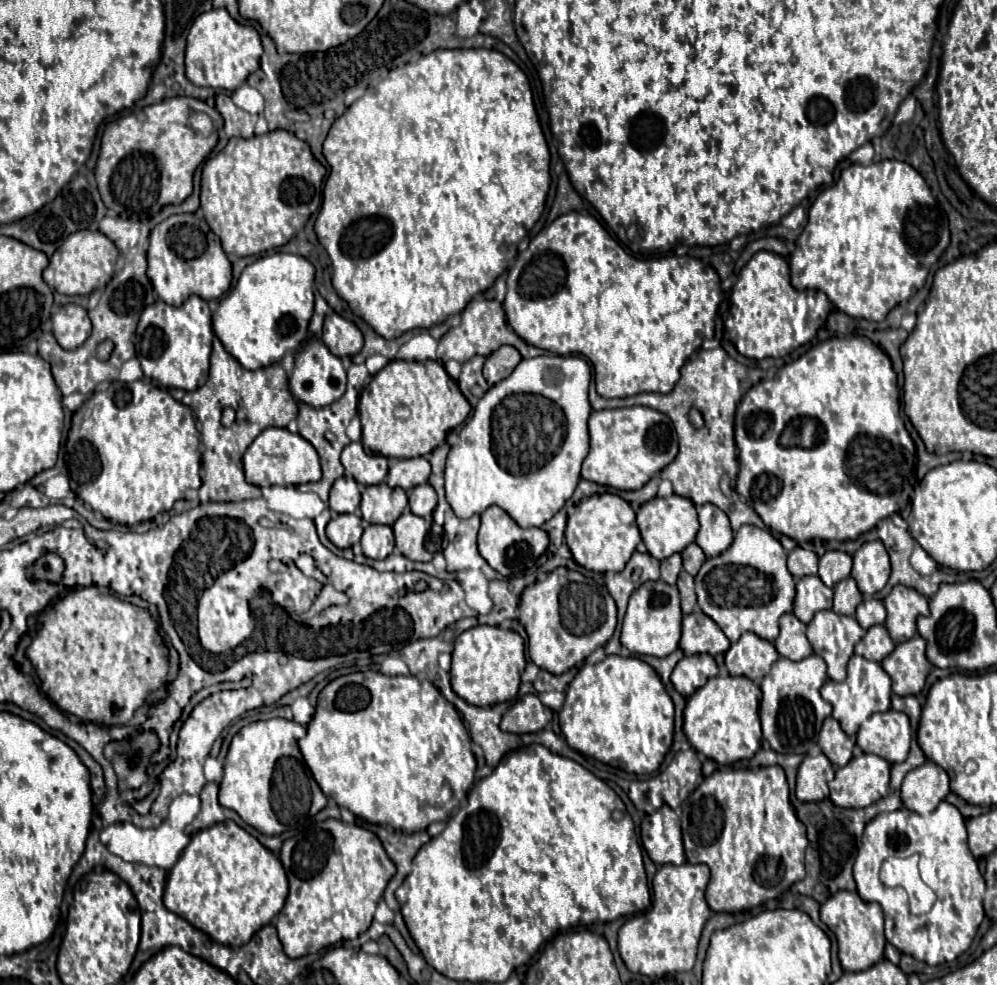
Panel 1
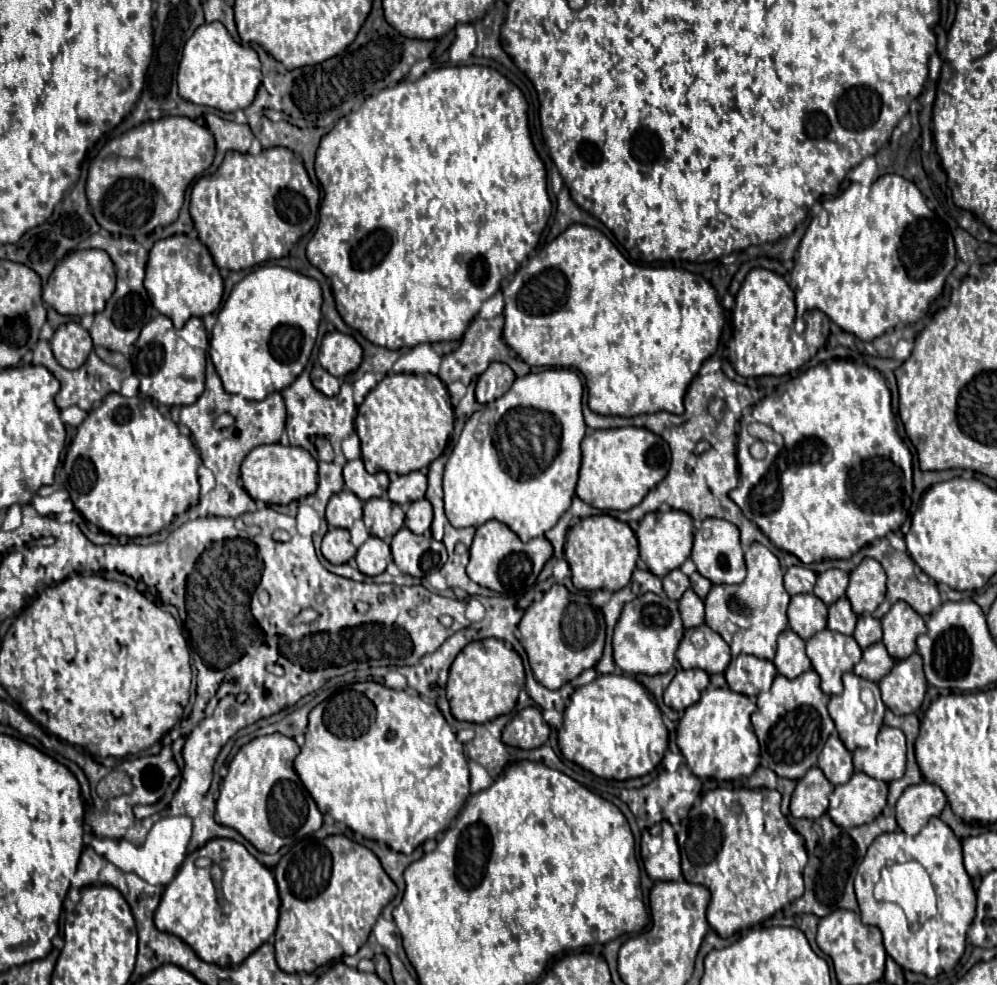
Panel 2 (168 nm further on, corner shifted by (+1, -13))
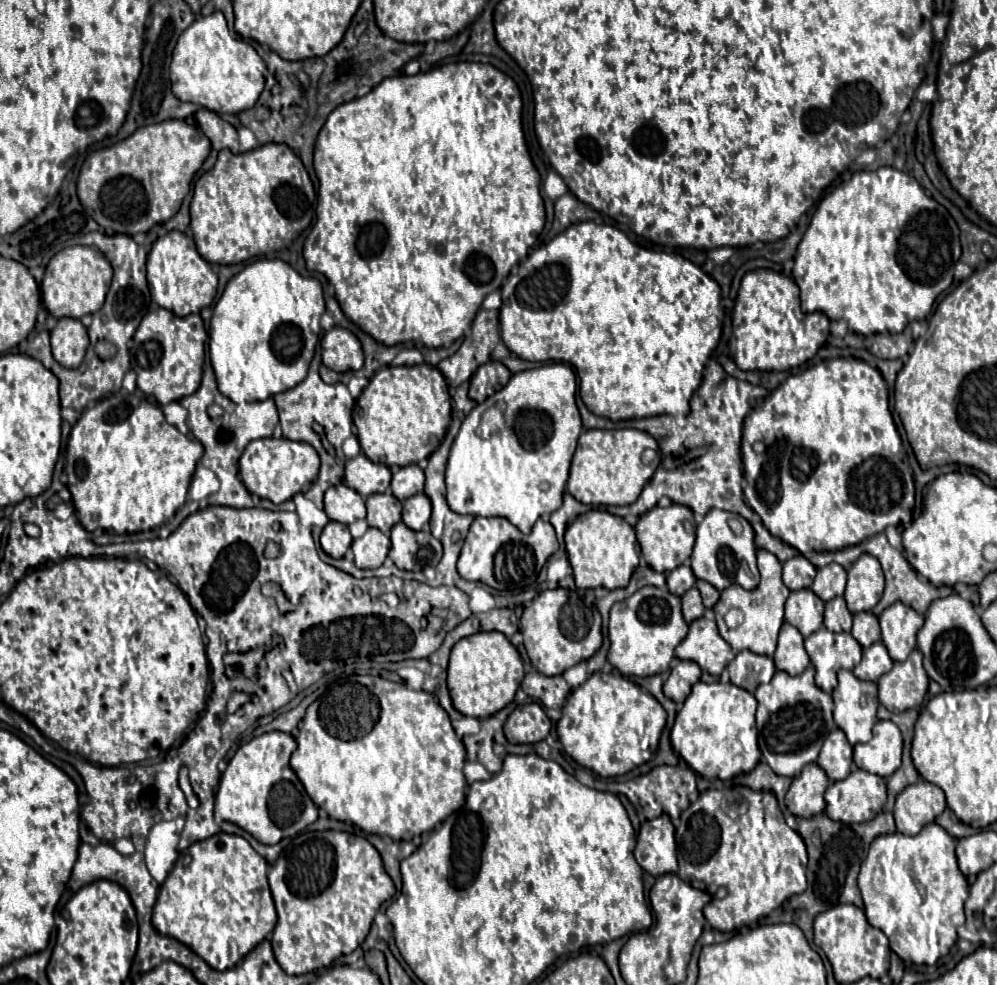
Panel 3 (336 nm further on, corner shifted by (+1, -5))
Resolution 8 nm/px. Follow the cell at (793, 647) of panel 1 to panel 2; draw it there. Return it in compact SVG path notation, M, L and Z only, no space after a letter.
M784 629L778 637L778 651L774 657L774 665L778 673L782 673L788 679L794 679L802 675L804 671L810 671L810 659L804 651L804 639L798 637L792 629Z

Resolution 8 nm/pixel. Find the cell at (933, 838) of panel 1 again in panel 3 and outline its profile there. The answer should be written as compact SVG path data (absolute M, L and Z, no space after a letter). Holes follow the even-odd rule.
M928 823L914 837L902 833L876 837L862 863L858 887L862 891L868 923L888 937L890 949L906 963L934 965L952 949L958 939L956 929L964 925L968 883L958 869L954 847L954 837L940 825ZM913 879L924 887L924 897Z

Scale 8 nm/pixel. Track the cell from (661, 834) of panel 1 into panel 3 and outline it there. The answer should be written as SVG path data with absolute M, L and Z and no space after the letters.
M660 815L658 819L642 823L634 857L640 867L654 877L678 871L674 825L668 815Z

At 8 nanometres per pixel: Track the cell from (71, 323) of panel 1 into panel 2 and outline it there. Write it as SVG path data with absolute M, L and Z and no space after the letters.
M76 321L60 325L50 339L50 345L56 361L66 369L78 369L92 351L92 339L88 331Z

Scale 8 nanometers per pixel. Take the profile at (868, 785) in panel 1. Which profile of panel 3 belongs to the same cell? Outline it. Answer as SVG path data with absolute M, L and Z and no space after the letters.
M854 769L844 781L826 789L826 815L840 823L866 823L887 801L886 781L864 769Z

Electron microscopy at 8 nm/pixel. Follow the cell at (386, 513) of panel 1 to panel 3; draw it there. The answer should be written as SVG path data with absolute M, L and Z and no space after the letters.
M386 491L386 493L370 495L366 499L366 511L368 511L368 515L366 515L368 525L376 527L388 535L390 529L400 521L402 505L396 497L392 497L390 491Z

